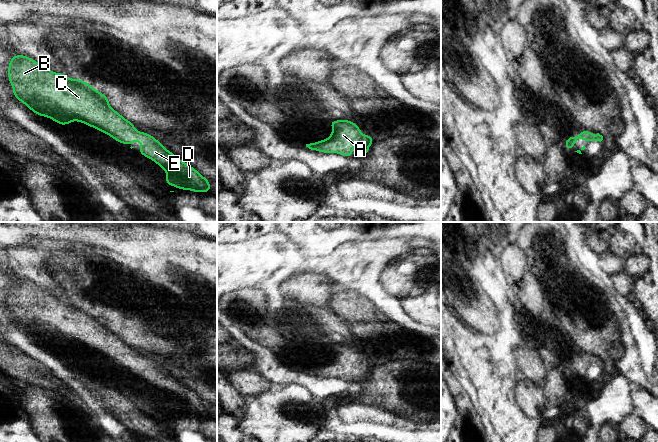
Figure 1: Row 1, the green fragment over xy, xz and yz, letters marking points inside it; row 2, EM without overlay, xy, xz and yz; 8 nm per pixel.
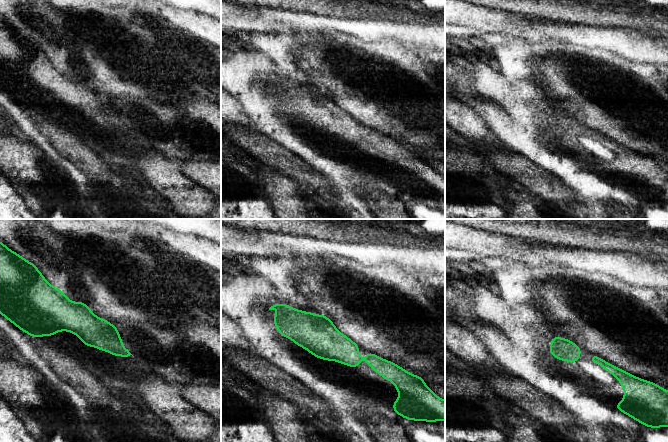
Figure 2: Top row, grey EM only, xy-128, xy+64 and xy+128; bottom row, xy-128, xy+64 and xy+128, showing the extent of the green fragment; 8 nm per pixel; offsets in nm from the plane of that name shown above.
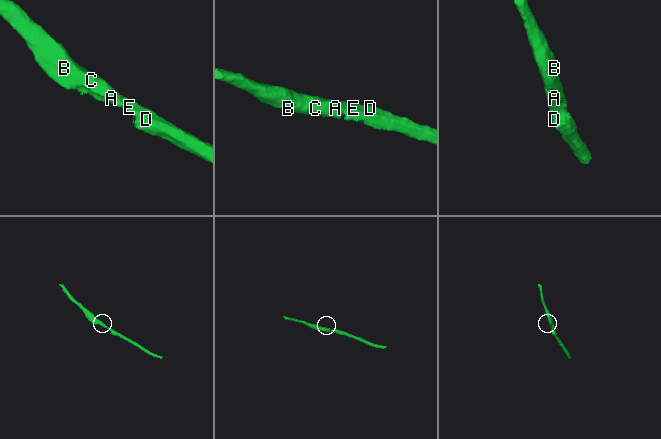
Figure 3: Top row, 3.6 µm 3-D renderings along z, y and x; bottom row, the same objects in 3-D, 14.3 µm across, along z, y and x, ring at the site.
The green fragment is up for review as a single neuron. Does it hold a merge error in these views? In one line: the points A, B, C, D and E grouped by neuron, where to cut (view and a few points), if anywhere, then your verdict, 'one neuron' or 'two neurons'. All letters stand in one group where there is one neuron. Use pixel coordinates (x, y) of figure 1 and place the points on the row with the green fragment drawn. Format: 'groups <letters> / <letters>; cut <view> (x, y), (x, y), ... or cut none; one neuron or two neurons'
groups A B C D E; cut none; one neuron

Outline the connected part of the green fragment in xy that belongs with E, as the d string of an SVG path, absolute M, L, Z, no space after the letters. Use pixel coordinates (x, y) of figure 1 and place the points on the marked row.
M18 53L11 56L7 71L13 97L38 116L58 121L59 127L77 120L124 145L140 139L141 148L137 153L166 171L164 184L179 187L177 191L181 192L212 192L207 178L181 161L152 135L144 131L137 133L134 123L109 106L109 97L84 80L71 79L62 72L54 73L33 58Z

